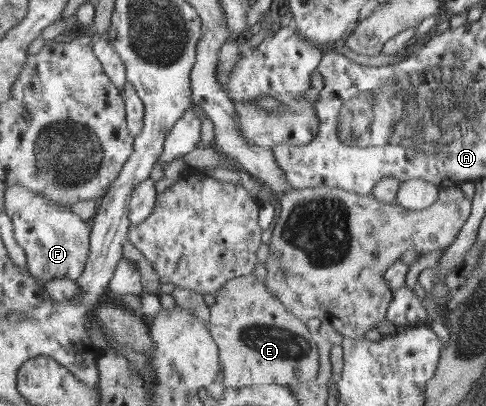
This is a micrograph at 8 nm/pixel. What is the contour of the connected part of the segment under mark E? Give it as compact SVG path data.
M255 275L241 276L228 283L215 294L216 302L210 307L209 327L220 346L224 386L243 388L255 385L294 384L296 381L315 380L320 375L318 334L310 331L308 323L291 312L286 304L271 294L264 281Z

